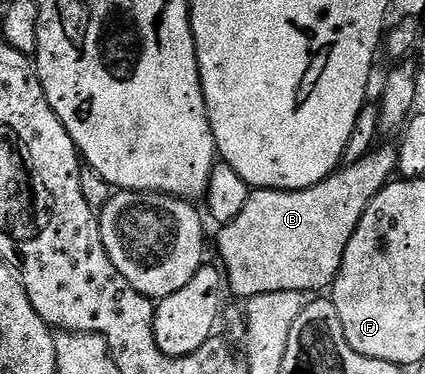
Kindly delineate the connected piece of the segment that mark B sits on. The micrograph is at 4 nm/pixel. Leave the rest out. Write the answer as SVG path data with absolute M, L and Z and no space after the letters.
M392 144L374 148L372 152L366 154L365 157L359 159L353 165L346 164L344 167L338 168L332 177L328 177L326 181L320 181L315 187L310 189L300 189L299 191L283 191L282 189L253 189L250 192L247 203L243 207L243 211L239 211L236 219L231 219L231 223L220 226L221 234L217 237L217 251L221 255L220 264L223 266L223 272L227 282L228 292L234 293L237 297L248 299L250 297L258 297L259 295L271 295L271 291L299 291L317 295L320 289L328 290L332 286L333 281L337 278L339 267L343 263L343 255L347 251L347 243L351 243L351 235L355 235L355 231L359 227L359 219L363 219L363 211L367 211L367 207L371 203L371 199L375 199L375 195L379 195L379 191L384 185L388 185L394 174L397 173L397 150Z

